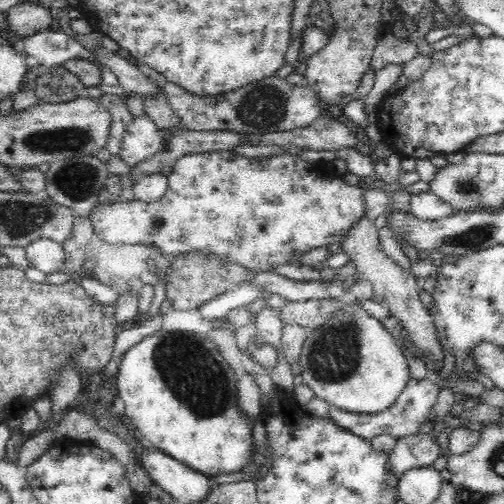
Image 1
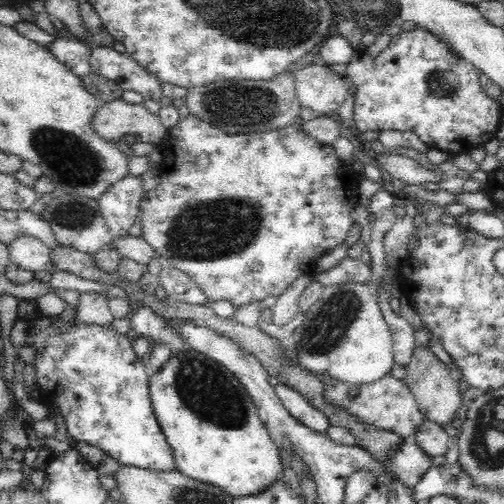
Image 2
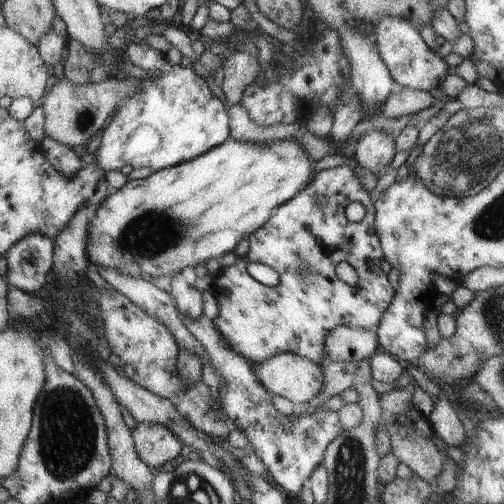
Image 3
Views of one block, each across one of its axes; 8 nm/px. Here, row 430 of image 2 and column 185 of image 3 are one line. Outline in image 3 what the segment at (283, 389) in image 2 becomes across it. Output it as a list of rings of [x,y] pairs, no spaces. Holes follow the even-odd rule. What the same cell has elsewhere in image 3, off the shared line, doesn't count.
[[[181,314],[181,318],[185,326],[201,340],[217,372],[223,374],[225,384],[217,390],[217,394],[221,396],[221,404],[227,410],[233,426],[245,432],[245,436],[249,438],[249,442],[257,452],[257,458],[267,466],[269,480],[287,498],[299,496],[301,486],[307,484],[309,476],[323,462],[327,446],[343,432],[339,412],[317,410],[317,412],[311,412],[309,416],[297,416],[297,418],[279,414],[271,402],[273,394],[259,382],[255,366],[229,346],[223,332],[217,328],[215,320],[213,324],[203,326],[199,318],[189,318],[185,314]]]

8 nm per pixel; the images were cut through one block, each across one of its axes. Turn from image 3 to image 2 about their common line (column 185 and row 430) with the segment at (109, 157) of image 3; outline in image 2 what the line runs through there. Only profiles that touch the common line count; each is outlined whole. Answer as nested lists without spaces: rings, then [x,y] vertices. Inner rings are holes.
[[[36,310],[30,318],[24,318],[30,322],[24,346],[32,346],[36,350],[36,360],[30,362],[32,380],[34,384],[38,384],[42,392],[42,398],[36,402],[58,408],[64,416],[70,438],[98,446],[118,464],[142,470],[160,470],[160,472],[176,470],[172,446],[168,444],[166,434],[162,432],[162,426],[152,408],[152,398],[150,398],[152,378],[148,376],[140,358],[136,356],[132,340],[128,336],[118,334],[110,326],[96,326],[88,322],[74,322],[74,324],[68,322],[56,328],[54,326],[56,318],[58,316],[46,316],[40,310]]]

